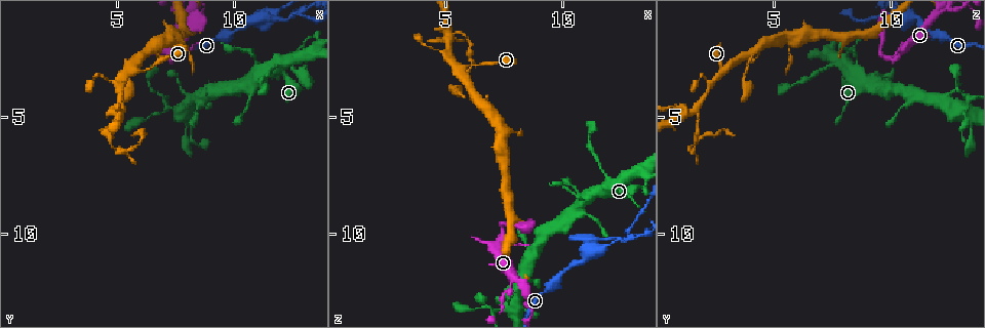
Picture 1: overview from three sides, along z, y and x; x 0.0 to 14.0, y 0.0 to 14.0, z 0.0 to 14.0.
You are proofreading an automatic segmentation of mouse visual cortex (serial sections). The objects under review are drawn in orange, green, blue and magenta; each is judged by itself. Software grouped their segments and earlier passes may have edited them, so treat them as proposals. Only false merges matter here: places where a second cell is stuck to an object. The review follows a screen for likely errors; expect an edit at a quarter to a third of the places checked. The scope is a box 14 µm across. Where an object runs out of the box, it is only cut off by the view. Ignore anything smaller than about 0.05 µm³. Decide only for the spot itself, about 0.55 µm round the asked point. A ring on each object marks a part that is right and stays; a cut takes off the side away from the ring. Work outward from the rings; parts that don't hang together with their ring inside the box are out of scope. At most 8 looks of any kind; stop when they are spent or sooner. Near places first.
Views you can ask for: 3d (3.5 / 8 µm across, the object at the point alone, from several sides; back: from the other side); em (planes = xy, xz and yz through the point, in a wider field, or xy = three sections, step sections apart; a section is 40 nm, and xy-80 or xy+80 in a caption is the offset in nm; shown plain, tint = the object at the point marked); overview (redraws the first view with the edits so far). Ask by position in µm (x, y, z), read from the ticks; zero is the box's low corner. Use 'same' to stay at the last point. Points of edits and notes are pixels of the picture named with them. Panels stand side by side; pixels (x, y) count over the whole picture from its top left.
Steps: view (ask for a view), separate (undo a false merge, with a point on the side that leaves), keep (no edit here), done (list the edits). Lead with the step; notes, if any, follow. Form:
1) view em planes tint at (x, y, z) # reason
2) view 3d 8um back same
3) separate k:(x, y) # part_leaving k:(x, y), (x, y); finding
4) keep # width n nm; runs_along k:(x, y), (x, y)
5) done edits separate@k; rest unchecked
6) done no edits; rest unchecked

view 3d 3.5um at (11.7, 2.8, 7.3) # a narrow waist

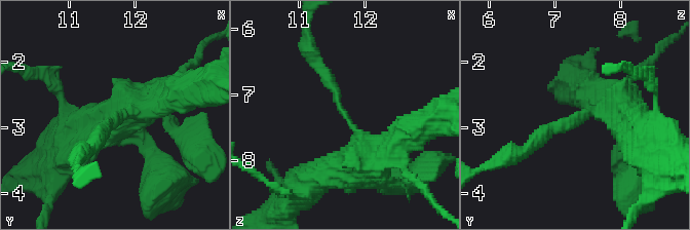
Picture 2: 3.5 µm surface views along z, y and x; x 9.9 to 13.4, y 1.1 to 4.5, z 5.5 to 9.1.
view em xy step 3 tint at (11.70, 2.85, 7.35) # arm_widths 200, 500 nm

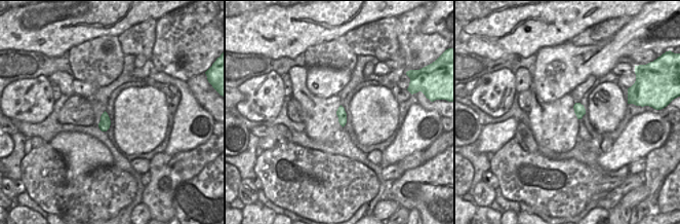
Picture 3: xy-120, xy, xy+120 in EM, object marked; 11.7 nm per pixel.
keep # runs_along 2:(347, 173), (362, 139), (321, 67); continuous, no second cell

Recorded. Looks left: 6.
view 3d 8um at (6.2, 2.2, 4.1) # sharp bend

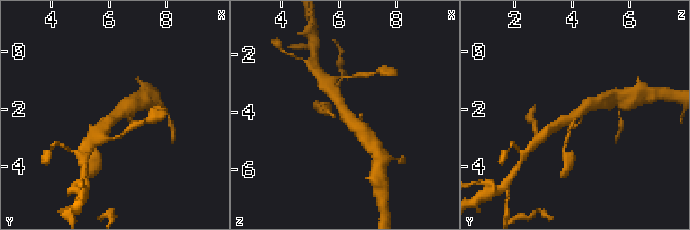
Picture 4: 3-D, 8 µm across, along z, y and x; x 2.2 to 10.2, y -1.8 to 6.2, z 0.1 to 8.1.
view em xy step 5 tint at (6.2, 2.2, 4.1) # now the EM

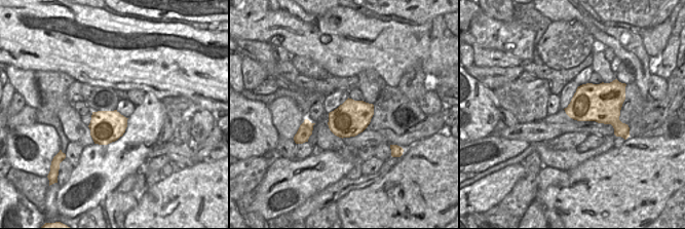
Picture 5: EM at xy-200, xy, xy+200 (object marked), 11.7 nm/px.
keep # runs_along 4:(333, 92), (346, 116), (362, 135); one cell here

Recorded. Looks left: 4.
view 3d 3.5um at (5.1, 3.5, 2.5) # a fork

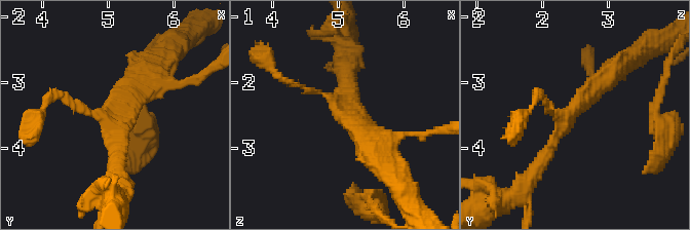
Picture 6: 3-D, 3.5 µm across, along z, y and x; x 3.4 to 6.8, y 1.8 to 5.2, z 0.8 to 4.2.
keep # runs_along 6:(599, 82), (559, 132), (533, 174); continuous, no second cell

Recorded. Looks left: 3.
view em planes tint at (7.5, 2.5, 10.3) # calibre changes

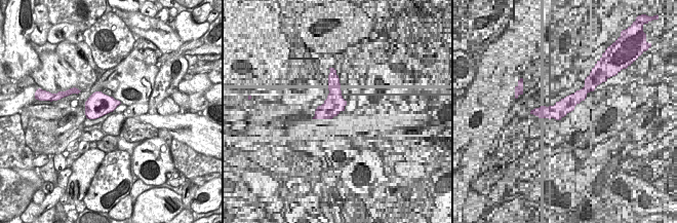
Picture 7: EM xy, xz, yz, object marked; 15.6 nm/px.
view 3d 3.5um same # see where the arms go

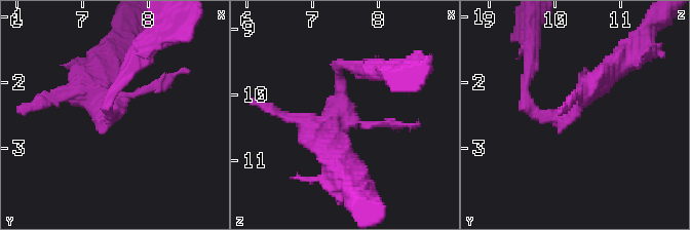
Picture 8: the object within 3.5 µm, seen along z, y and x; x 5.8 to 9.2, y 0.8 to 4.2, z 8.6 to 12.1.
keep # runs_along 8:(619, 63), (564, 116), (535, 113), (525, 87); all the same cell

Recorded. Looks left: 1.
done no edits; rest unchecked

